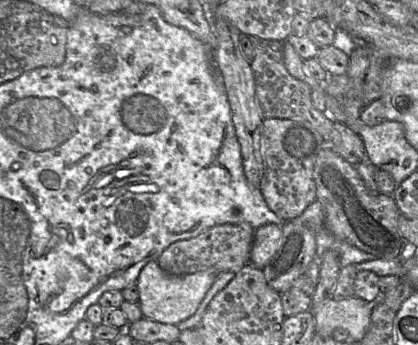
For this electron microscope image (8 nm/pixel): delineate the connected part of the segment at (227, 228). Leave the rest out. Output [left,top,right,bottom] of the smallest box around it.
[156,222,255,276]

